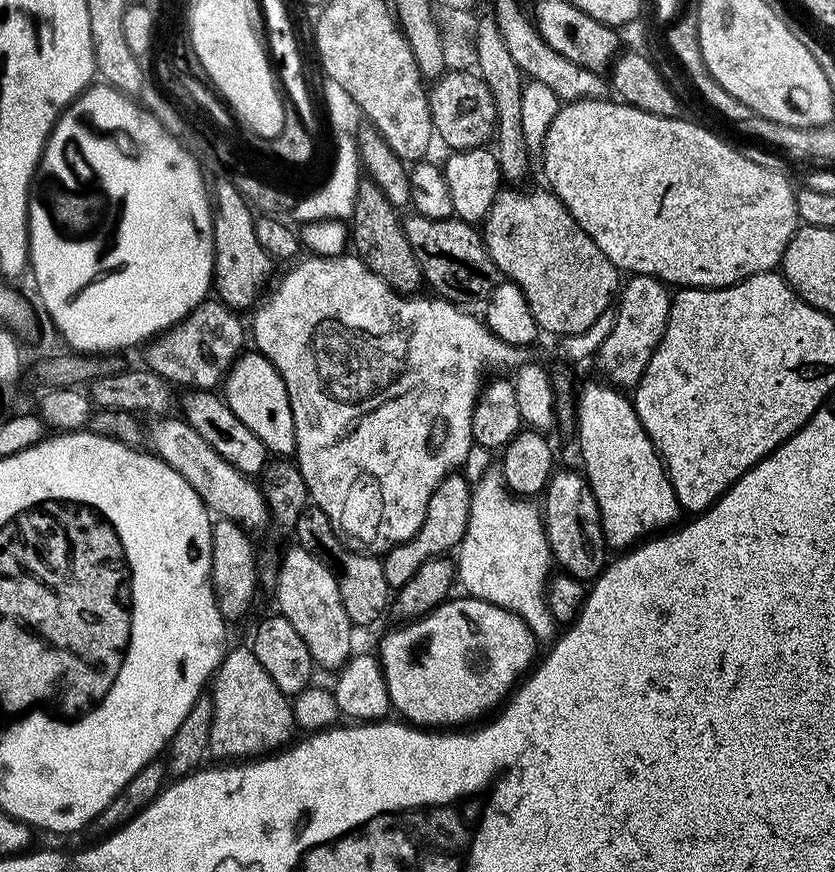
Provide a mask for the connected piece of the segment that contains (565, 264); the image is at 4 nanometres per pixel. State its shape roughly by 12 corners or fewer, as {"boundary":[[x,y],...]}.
{"boundary":[[544,186],[482,221],[541,333],[582,334],[622,273]]}

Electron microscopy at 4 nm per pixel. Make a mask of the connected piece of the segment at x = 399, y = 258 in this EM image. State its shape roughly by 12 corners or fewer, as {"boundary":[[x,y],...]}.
{"boundary":[[361,179],[350,248],[401,294],[425,283],[401,213]]}

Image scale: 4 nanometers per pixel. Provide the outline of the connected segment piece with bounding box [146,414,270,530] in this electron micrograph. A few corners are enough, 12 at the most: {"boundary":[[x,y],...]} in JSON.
{"boundary":[[176,414],[153,419],[155,455],[217,517],[269,523],[255,479],[234,470]]}

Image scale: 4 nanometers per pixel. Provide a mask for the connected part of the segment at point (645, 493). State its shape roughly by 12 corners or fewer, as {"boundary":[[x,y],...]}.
{"boundary":[[579,389],[574,432],[604,543],[681,519],[635,403]]}

